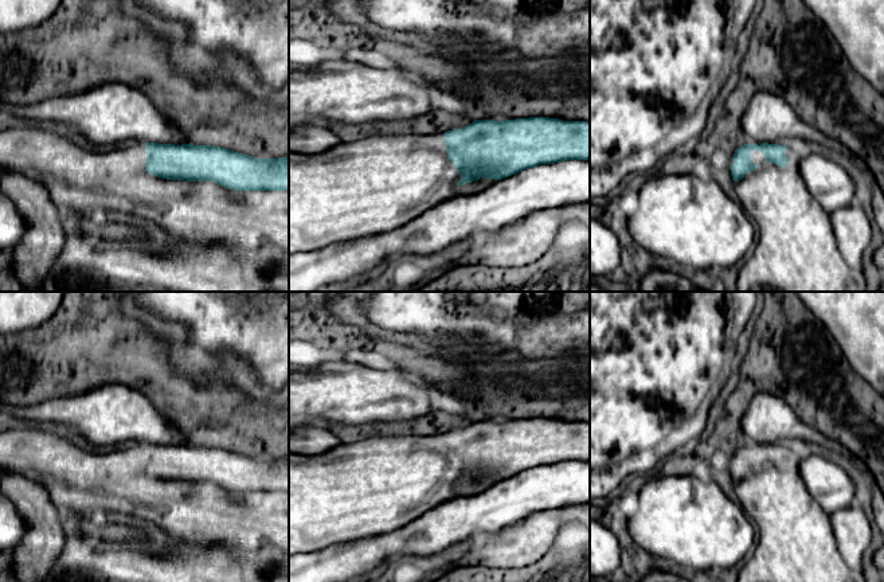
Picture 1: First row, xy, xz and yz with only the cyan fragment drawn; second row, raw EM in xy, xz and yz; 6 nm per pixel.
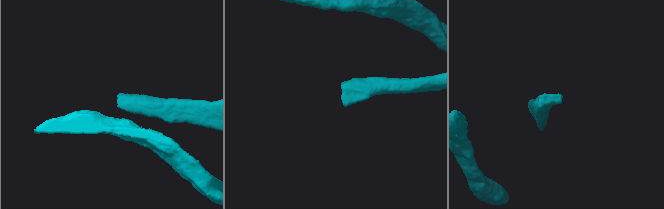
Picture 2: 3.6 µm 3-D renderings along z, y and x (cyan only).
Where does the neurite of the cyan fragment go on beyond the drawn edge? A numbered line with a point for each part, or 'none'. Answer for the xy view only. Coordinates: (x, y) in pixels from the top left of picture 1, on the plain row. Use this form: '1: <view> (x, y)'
1: xy (250, 530)

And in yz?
1: yz (797, 543)

